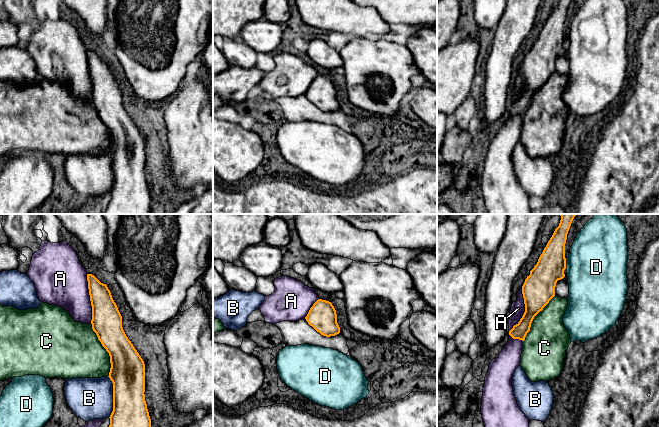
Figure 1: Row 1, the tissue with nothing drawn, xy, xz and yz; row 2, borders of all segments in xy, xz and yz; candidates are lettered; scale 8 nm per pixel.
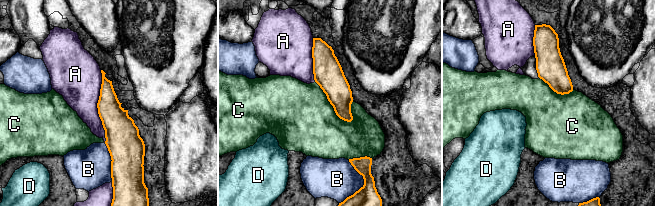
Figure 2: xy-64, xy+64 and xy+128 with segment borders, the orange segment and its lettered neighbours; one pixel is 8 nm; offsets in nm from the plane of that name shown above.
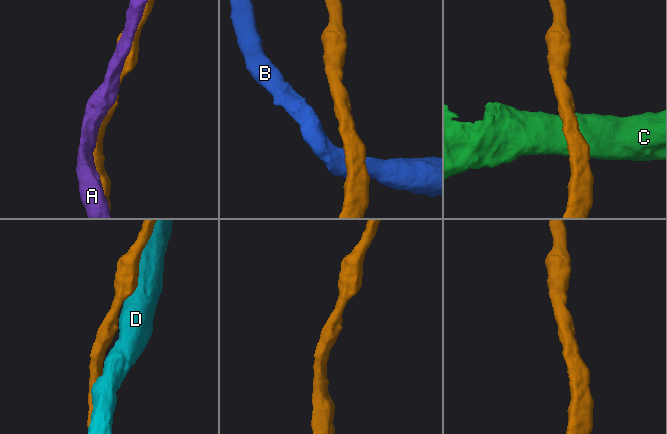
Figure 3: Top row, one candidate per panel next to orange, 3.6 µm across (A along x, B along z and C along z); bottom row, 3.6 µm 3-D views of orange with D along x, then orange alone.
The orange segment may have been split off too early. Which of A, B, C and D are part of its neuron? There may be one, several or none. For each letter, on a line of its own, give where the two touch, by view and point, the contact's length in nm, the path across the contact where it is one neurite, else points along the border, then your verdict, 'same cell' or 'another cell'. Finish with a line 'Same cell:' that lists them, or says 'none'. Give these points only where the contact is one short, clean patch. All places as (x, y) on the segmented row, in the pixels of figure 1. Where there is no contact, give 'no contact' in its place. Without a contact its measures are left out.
A: contact yz (521, 318); length 440 nm; another cell
B: contact xy (113, 397); length 340 nm; another cell
C: contact xy (106, 350); length 460 nm; another cell
D: contact yz (565, 263); length 80 nm; another cell
Same cell: none

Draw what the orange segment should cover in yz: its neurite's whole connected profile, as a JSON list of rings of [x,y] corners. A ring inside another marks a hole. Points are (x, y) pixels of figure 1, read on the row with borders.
[[[561,214],[559,226],[548,241],[537,264],[530,271],[522,286],[525,312],[520,321],[509,331],[513,339],[524,341],[534,317],[555,296],[558,280],[565,277],[565,244],[571,223],[576,214]]]

